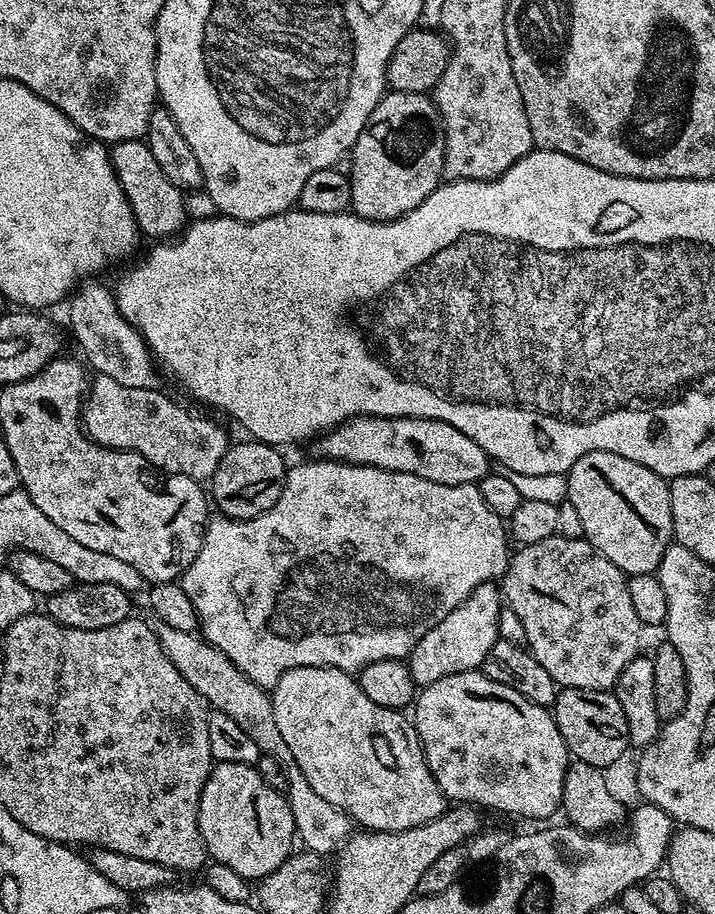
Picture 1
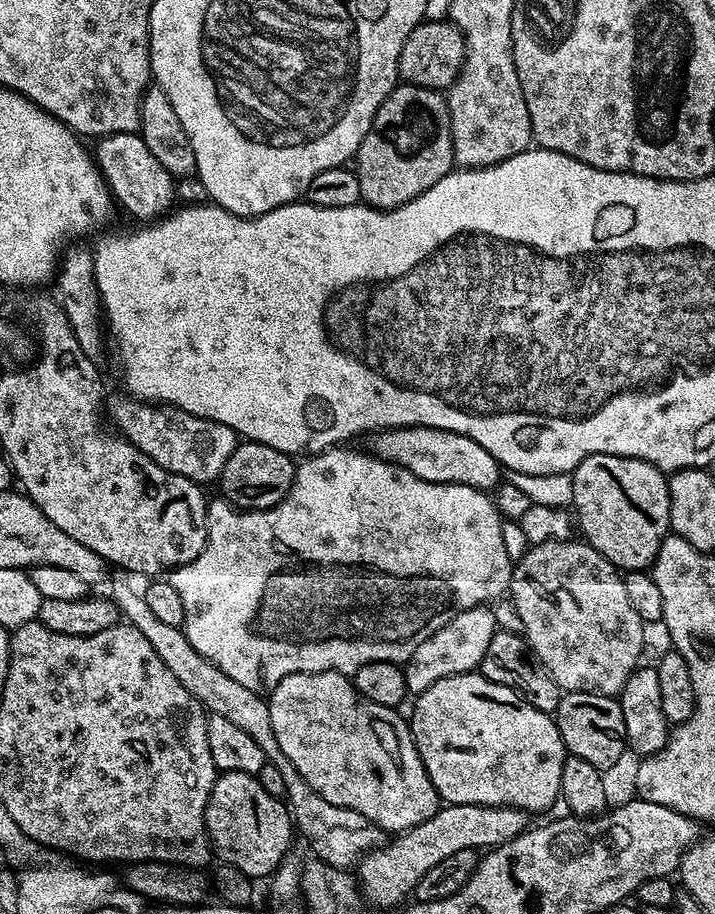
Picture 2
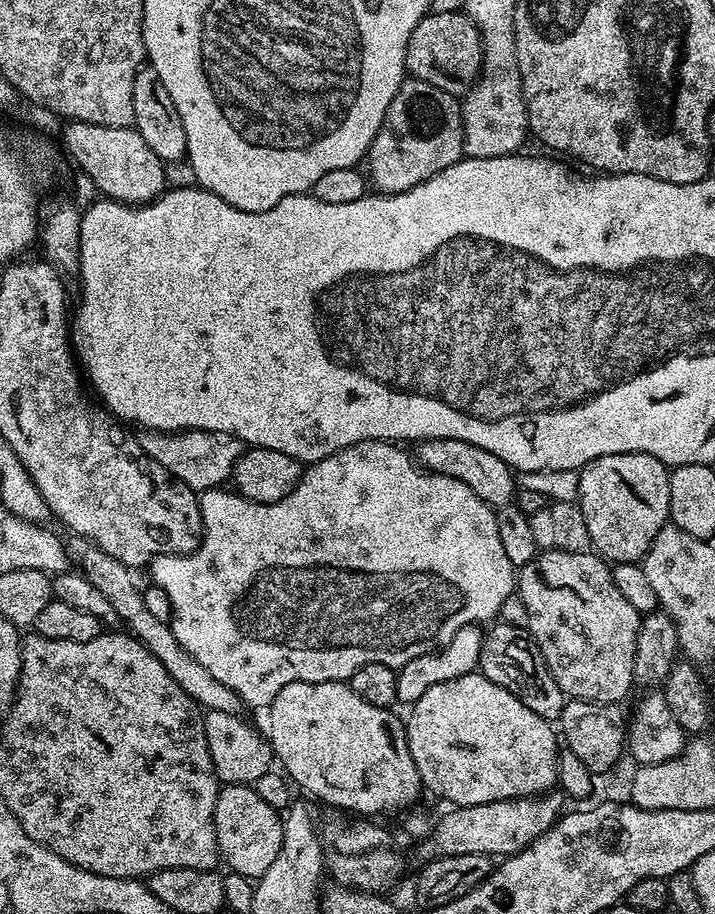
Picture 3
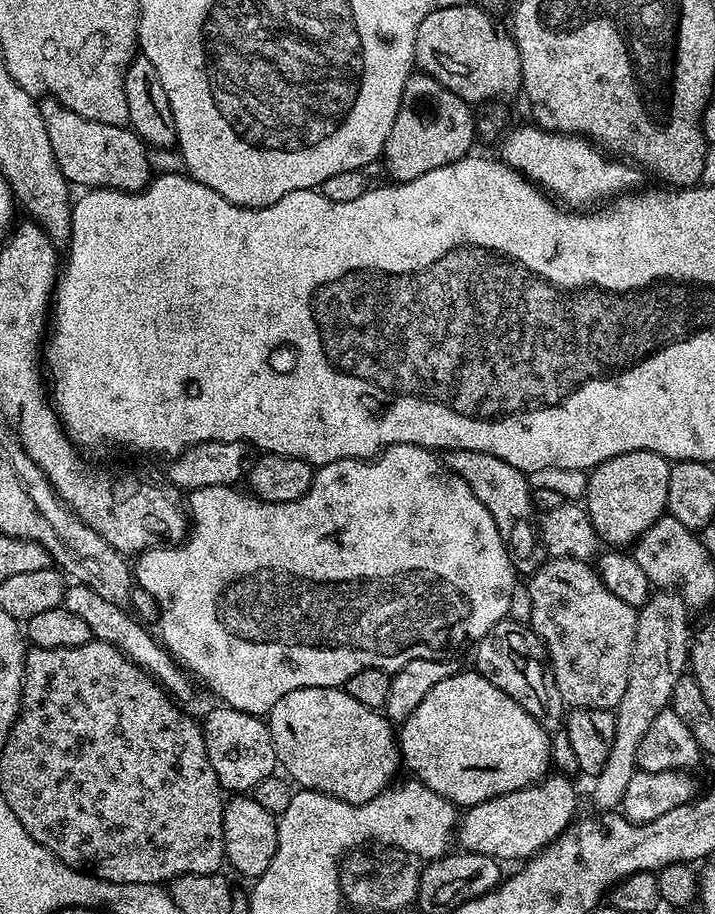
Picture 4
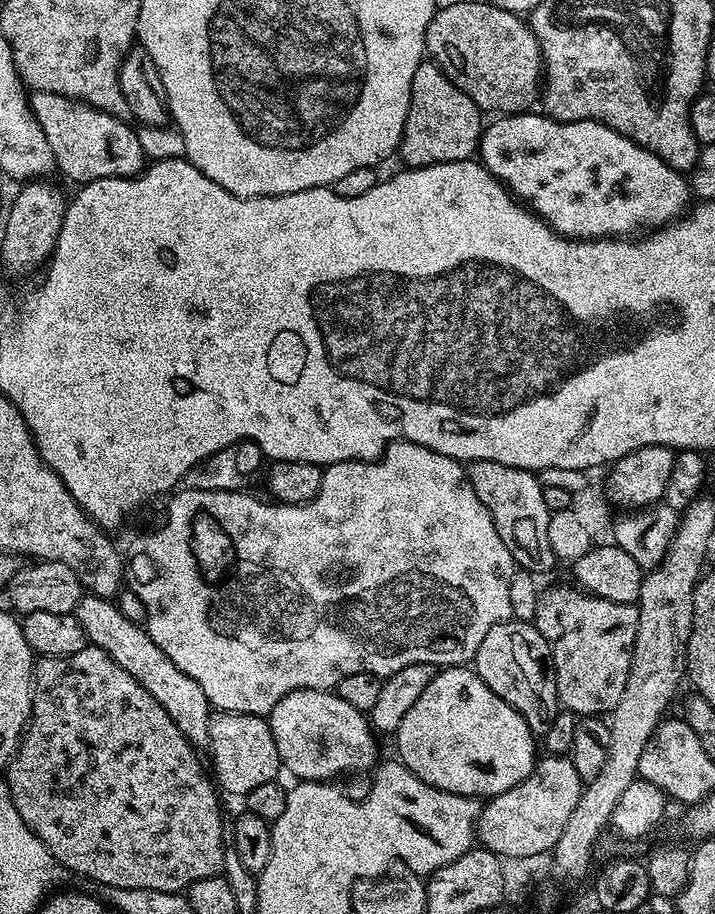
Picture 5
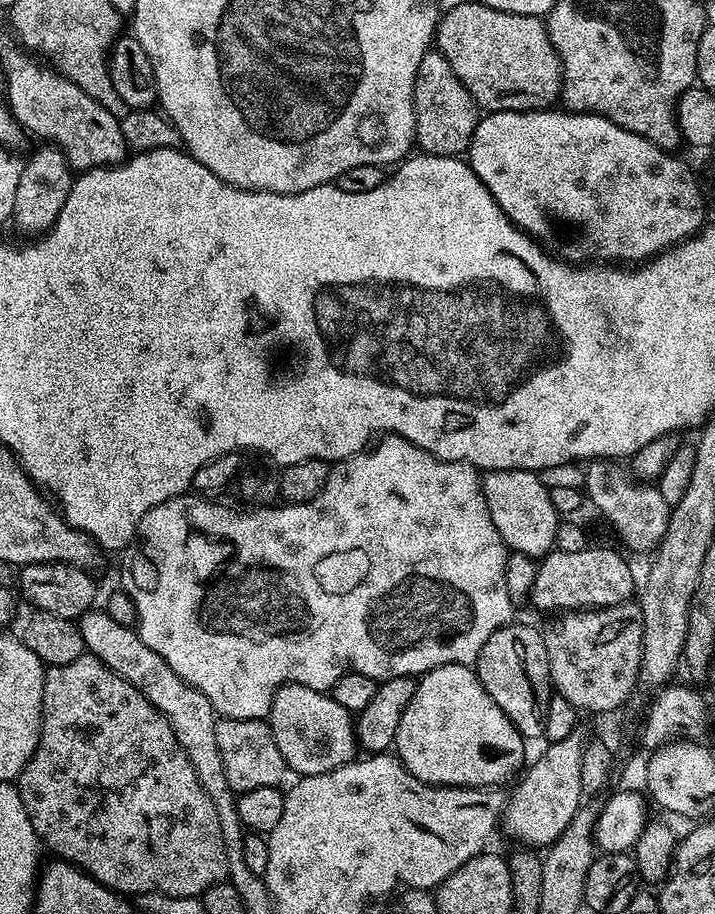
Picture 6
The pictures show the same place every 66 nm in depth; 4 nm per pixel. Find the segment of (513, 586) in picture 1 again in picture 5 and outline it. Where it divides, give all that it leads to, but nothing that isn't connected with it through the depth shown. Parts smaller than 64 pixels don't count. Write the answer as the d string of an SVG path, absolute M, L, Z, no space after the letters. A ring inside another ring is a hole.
M568 584L541 591L534 623L550 646L561 705L577 717L600 718L612 713L626 690L640 610L636 604L610 602Z

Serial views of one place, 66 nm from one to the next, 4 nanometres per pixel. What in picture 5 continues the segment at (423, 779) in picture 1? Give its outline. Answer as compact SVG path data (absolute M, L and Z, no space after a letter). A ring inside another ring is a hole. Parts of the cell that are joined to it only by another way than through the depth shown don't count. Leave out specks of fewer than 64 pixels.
M299 688L288 692L274 706L270 714L274 746L278 746L280 763L296 775L297 781L335 781L336 776L348 776L351 772L375 769L376 739L369 717L354 710L350 702L342 702L335 691L318 688Z

